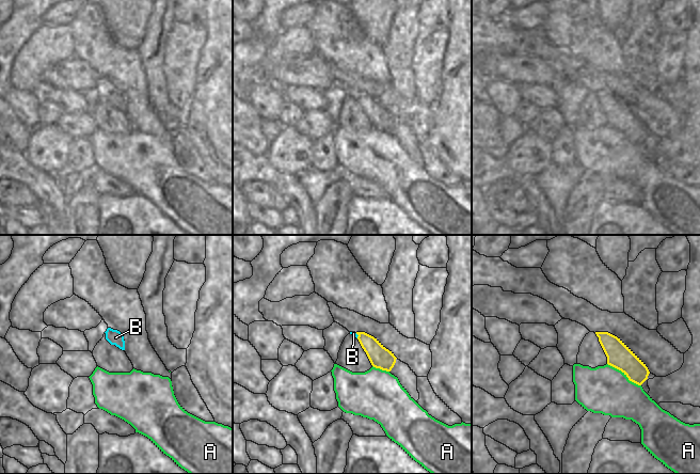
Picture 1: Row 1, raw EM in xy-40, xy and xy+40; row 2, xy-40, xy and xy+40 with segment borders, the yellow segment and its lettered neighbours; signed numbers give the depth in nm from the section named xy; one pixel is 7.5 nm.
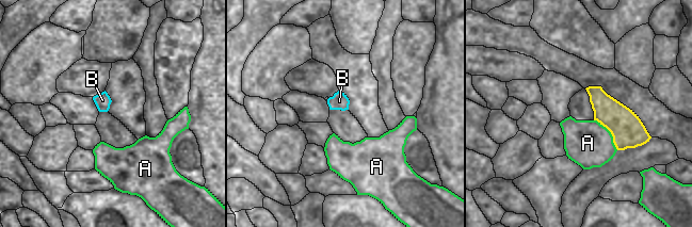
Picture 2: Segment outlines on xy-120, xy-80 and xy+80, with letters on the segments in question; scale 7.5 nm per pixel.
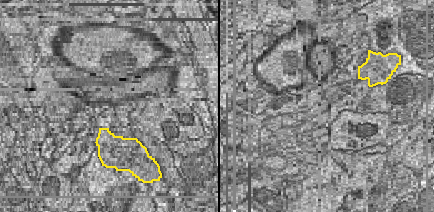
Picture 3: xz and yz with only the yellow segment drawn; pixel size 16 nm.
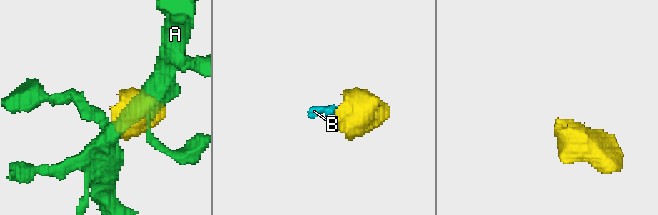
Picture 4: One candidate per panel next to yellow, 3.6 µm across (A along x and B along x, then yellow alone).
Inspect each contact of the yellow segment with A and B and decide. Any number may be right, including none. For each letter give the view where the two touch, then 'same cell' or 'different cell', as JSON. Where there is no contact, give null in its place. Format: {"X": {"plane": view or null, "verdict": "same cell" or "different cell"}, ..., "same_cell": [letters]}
{"A": {"plane": "xy+40", "verdict": "different cell"}, "B": {"plane": "xy", "verdict": "same cell"}, "same_cell": ["B"]}

